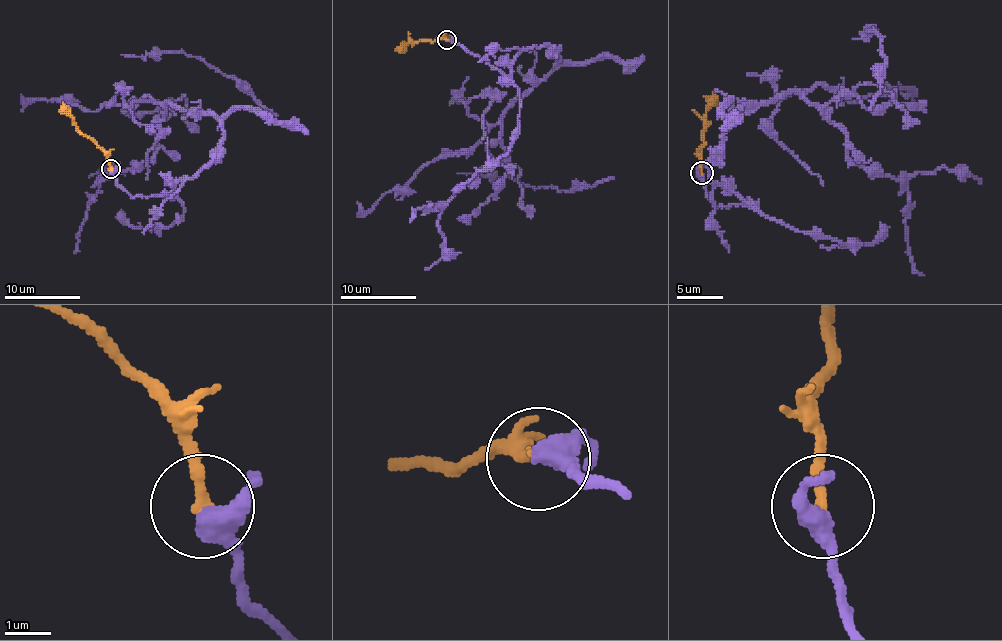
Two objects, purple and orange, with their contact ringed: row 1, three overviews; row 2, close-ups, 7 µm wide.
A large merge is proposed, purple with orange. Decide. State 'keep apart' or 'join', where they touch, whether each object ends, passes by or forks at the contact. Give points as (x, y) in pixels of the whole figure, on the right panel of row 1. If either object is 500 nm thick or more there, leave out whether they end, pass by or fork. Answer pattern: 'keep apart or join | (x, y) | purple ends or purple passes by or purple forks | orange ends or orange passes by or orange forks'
join | (702, 172) | purple passes by | orange ends

